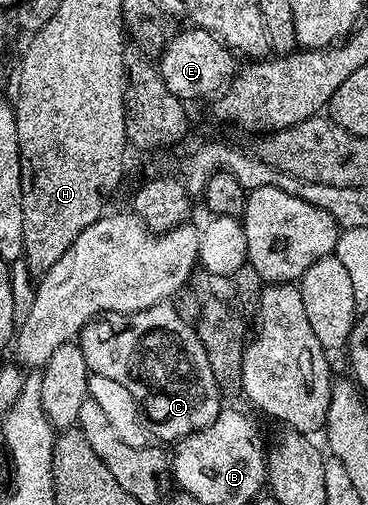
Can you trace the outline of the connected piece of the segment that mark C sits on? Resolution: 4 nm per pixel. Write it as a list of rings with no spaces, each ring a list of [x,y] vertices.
[[[163,302],[156,306],[148,306],[148,310],[129,313],[125,317],[126,324],[119,328],[110,328],[109,319],[98,318],[86,325],[77,337],[76,343],[82,349],[84,362],[91,373],[104,378],[116,378],[120,386],[126,387],[132,398],[136,398],[138,407],[148,425],[148,432],[155,441],[177,442],[196,430],[204,430],[204,426],[212,426],[212,422],[224,407],[224,397],[216,386],[216,378],[212,378],[212,366],[208,366],[208,354],[204,354],[204,346],[200,342],[197,331],[173,308],[173,303]]]

